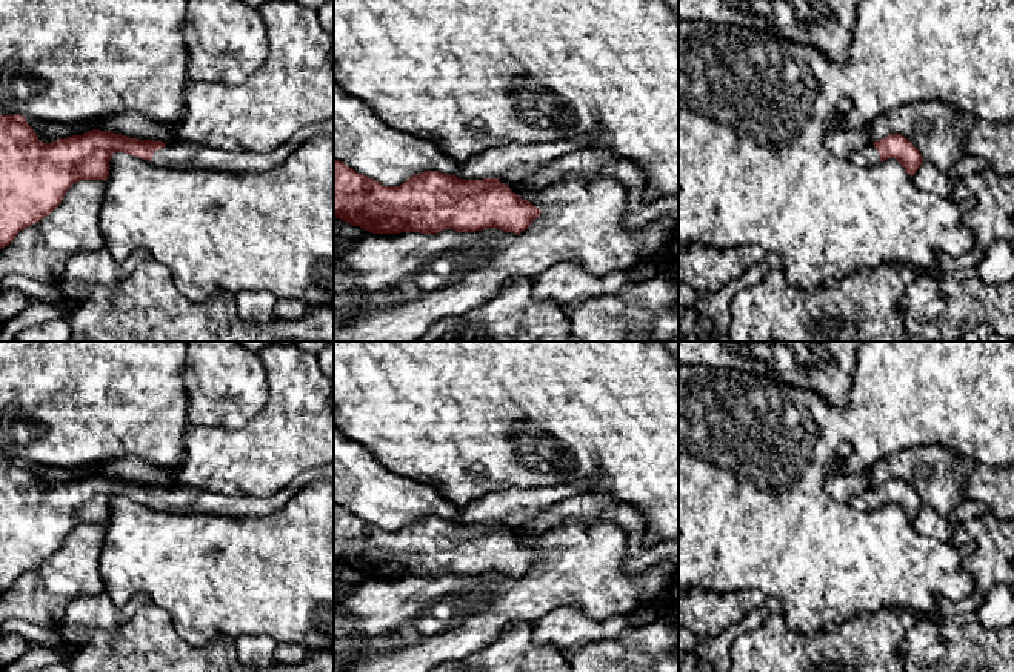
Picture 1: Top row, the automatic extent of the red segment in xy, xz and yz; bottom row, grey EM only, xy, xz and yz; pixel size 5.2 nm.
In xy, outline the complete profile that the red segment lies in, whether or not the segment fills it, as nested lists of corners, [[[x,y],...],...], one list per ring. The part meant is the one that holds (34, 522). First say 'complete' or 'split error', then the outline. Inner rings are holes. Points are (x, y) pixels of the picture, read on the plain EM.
split error | [[[0,460],[0,594],[22,574],[49,560],[74,527],[106,524],[114,497],[158,511],[266,517],[317,478],[334,480],[334,463],[305,472],[271,497],[229,497],[195,487],[138,484],[100,474],[42,487],[23,460]]]

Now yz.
split error | [[[891,478],[879,486],[871,484],[848,501],[851,507],[859,511],[874,511],[888,503],[896,503],[911,521],[923,506],[919,494],[900,478]]]

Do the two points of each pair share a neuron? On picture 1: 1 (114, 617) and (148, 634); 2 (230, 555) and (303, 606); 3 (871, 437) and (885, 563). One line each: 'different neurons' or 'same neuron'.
1: different neurons
2: same neuron
3: same neuron

